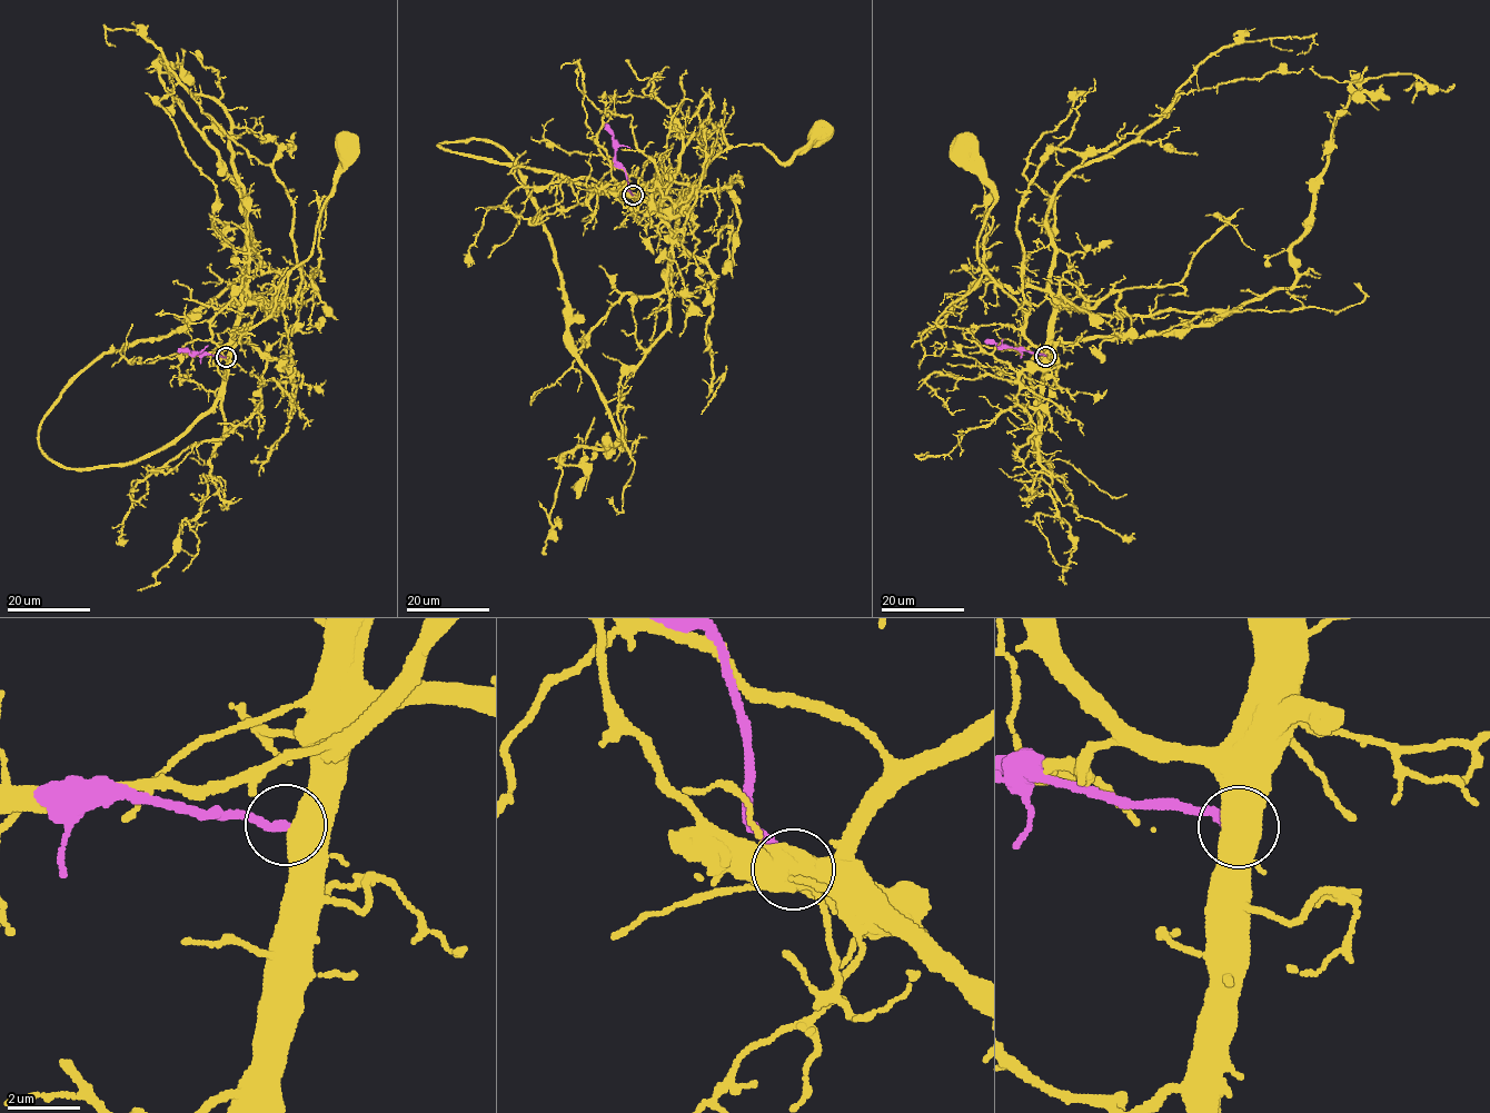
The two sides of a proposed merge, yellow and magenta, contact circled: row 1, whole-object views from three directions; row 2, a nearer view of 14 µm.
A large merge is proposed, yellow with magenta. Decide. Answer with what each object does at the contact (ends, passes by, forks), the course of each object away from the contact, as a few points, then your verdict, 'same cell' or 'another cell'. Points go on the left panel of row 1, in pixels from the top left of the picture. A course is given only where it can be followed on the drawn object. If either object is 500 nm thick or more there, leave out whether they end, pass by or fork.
yellow runs (226, 357), (271, 312), (278, 287), (309, 257), (334, 177), (353, 152), (348, 145); magenta runs (226, 357), (178, 350); another cell

